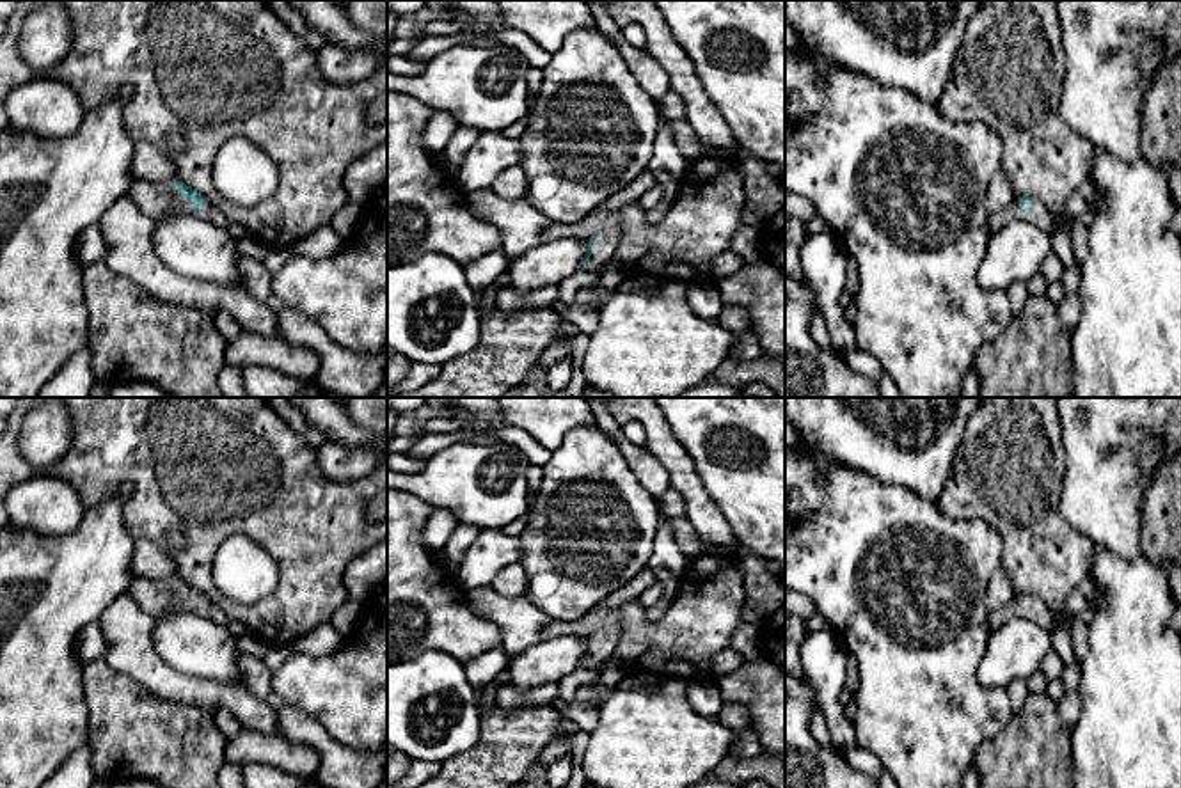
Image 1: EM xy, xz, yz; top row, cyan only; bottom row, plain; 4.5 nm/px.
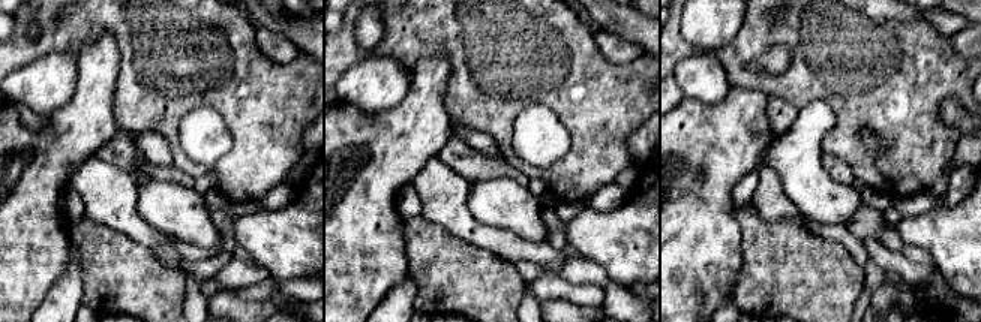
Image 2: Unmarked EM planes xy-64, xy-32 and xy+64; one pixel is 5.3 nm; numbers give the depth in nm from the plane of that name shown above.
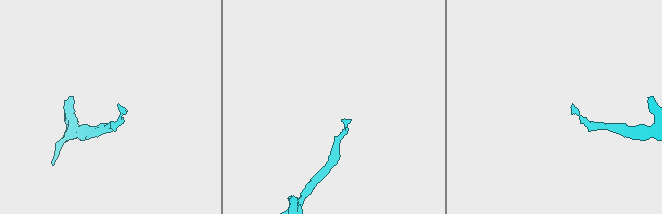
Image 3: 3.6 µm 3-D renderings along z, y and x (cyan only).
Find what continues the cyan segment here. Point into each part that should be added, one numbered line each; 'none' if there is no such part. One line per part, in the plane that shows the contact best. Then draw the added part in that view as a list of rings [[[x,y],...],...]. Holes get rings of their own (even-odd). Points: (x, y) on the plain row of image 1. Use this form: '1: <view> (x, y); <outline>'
1: xy (157, 597); [[[133,575],[126,593],[153,618],[165,612],[195,612],[194,600],[185,598],[172,580]]]

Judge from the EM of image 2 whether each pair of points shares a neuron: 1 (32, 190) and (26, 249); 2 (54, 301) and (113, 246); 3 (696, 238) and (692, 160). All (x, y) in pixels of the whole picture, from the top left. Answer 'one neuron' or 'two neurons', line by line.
1: one neuron
2: two neurons
3: one neuron

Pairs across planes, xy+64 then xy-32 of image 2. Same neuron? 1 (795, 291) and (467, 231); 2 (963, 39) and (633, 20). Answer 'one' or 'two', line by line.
1: two
2: two

